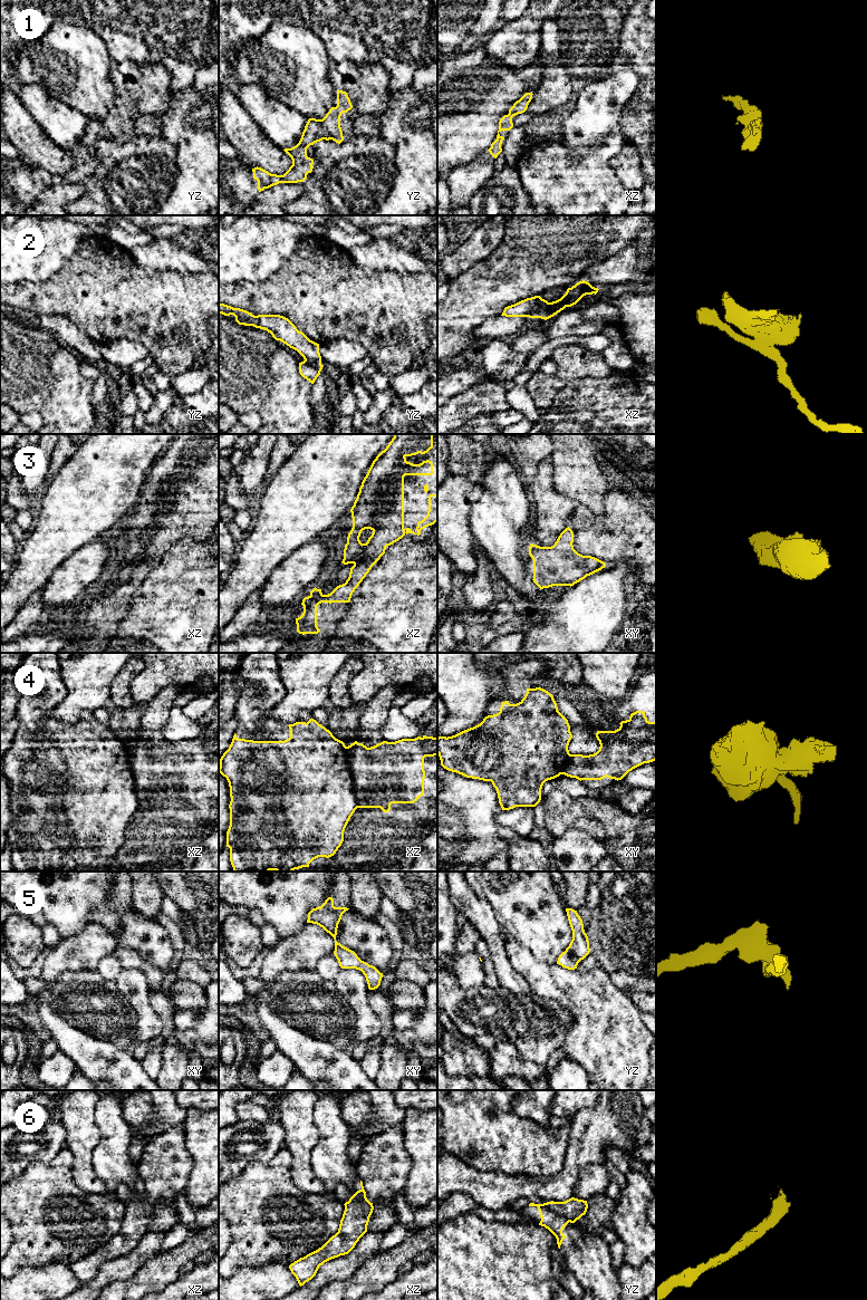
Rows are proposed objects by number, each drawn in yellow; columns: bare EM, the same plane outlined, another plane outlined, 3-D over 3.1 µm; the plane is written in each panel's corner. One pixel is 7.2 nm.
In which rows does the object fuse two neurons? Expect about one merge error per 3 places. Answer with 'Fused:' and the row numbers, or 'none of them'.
Fused: 2, 4, 6

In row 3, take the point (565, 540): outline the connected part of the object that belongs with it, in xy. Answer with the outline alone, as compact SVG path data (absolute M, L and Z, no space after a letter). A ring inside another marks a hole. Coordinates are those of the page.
M566 528L551 547L531 543L529 555L533 560L533 582L540 588L574 586L603 568L606 564L591 556L578 553L572 546L574 532Z

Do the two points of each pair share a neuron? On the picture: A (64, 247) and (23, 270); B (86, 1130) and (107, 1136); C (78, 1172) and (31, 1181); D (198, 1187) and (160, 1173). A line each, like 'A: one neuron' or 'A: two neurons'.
A: one neuron
B: two neurons
C: two neurons
D: two neurons

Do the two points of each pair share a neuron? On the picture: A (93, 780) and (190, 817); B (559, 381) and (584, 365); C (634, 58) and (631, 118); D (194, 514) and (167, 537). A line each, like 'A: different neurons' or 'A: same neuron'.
A: different neurons
B: same neuron
C: same neuron
D: same neuron

